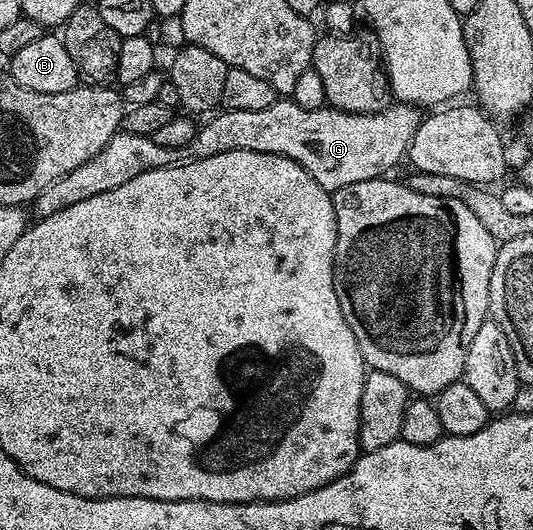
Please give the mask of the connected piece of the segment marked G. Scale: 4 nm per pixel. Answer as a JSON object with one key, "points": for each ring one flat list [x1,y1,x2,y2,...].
{"points":[[276,99,261,111,223,109,208,116,204,120,207,122,196,128,193,139,180,149,161,147,154,137,120,131,113,135,108,145,101,147,97,155,93,155,93,159,85,159,81,167,49,183,33,202,34,216,48,217,57,211,65,211,65,207,73,207,73,203,81,203,81,199,114,191,129,183,129,179,145,175,145,171,209,159,209,155,225,155,225,151,261,151,288,157,305,167,321,187,334,191,349,187,349,183,365,183,365,179,390,174,390,169,406,158,420,120,421,113,416,106,402,103,388,104,379,113,346,113,330,107,306,109,297,107,297,103,290,99]]}

